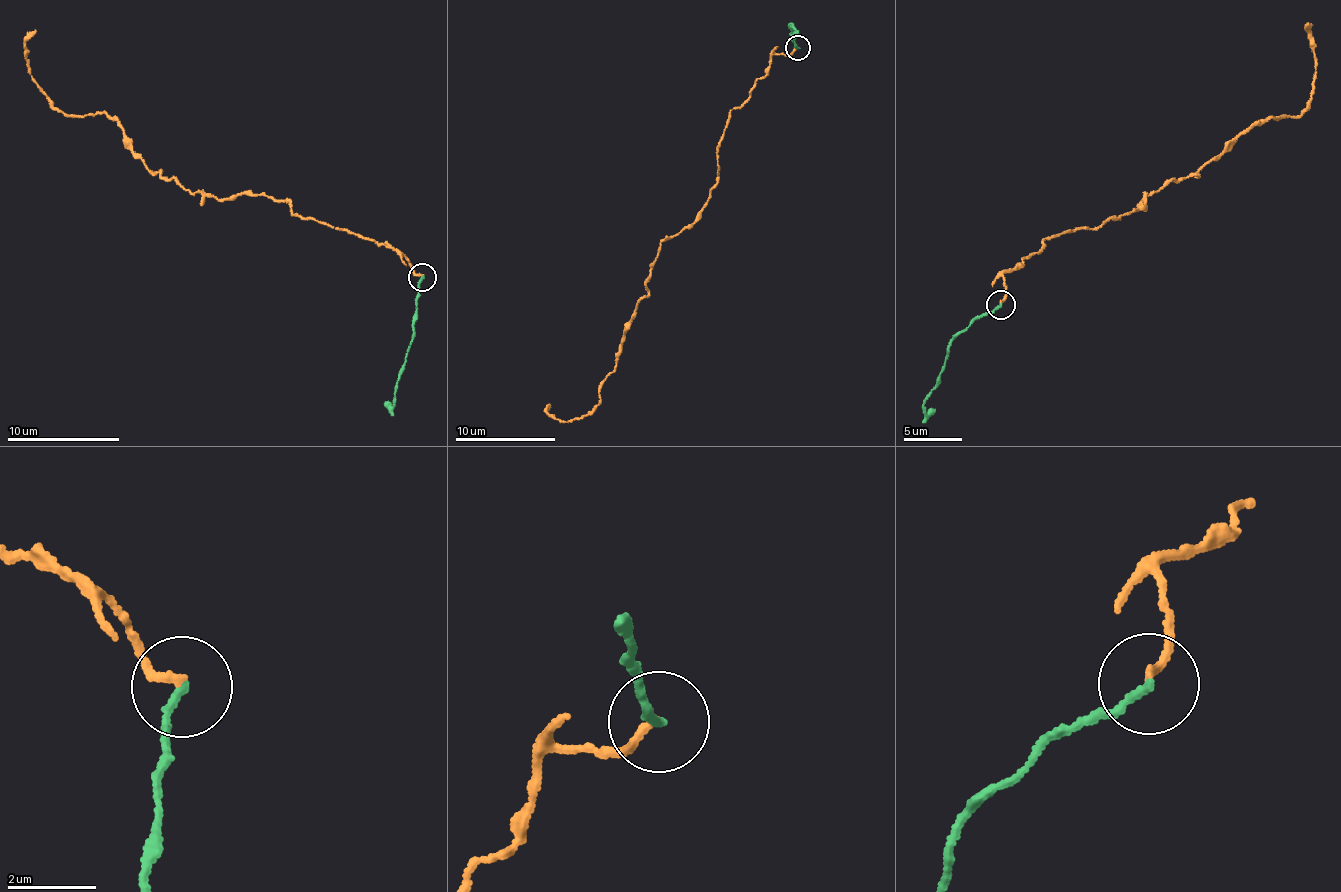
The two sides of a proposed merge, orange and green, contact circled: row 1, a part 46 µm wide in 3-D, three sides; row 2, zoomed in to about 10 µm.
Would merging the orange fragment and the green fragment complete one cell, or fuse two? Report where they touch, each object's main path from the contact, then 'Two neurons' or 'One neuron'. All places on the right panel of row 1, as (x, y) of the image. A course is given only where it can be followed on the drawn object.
Place: (1000, 305). Course of orange: (1000, 303), (1004, 271), (1043, 240), (1145, 209), (1244, 131), (1303, 116), (1306, 24). Course of green: (1000, 306), (970, 323), (949, 345), (949, 357), (924, 401), (924, 412), (935, 409). Two neurons

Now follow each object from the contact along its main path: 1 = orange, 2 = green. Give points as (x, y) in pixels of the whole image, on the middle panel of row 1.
1: (798, 47), (772, 56), (731, 110), (716, 185), (692, 225), (660, 245), (600, 406), (564, 422), (550, 403)
2: (799, 47), (790, 34), (790, 25), (796, 29), (792, 41)

